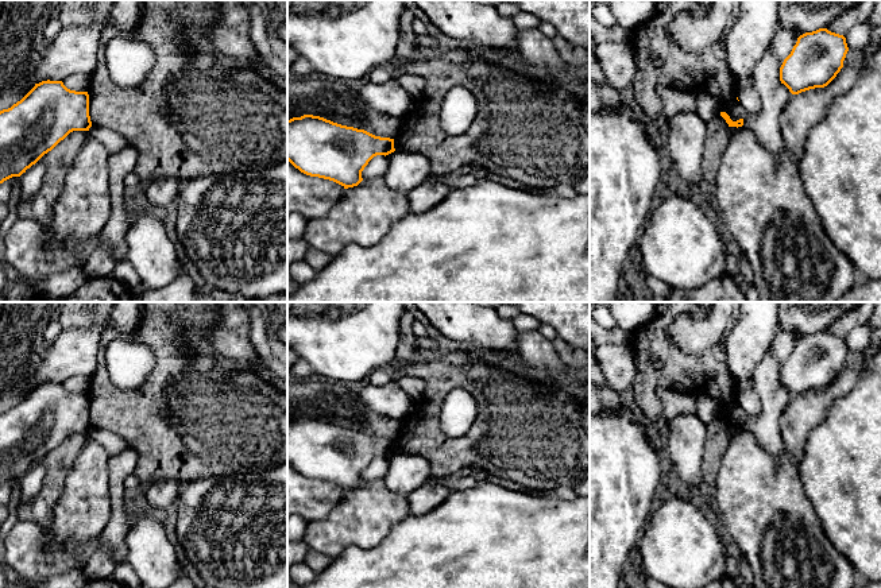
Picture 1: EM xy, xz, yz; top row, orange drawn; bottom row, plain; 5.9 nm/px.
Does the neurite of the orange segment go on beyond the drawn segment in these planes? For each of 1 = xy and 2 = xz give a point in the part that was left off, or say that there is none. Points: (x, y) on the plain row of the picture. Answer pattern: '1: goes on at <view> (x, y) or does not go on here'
1: does not go on here
2: does not go on here

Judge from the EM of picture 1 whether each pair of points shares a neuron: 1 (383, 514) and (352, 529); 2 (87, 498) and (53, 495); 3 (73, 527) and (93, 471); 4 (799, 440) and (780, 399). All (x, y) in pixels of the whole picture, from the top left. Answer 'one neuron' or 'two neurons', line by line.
1: one neuron
2: two neurons
3: one neuron
4: two neurons

